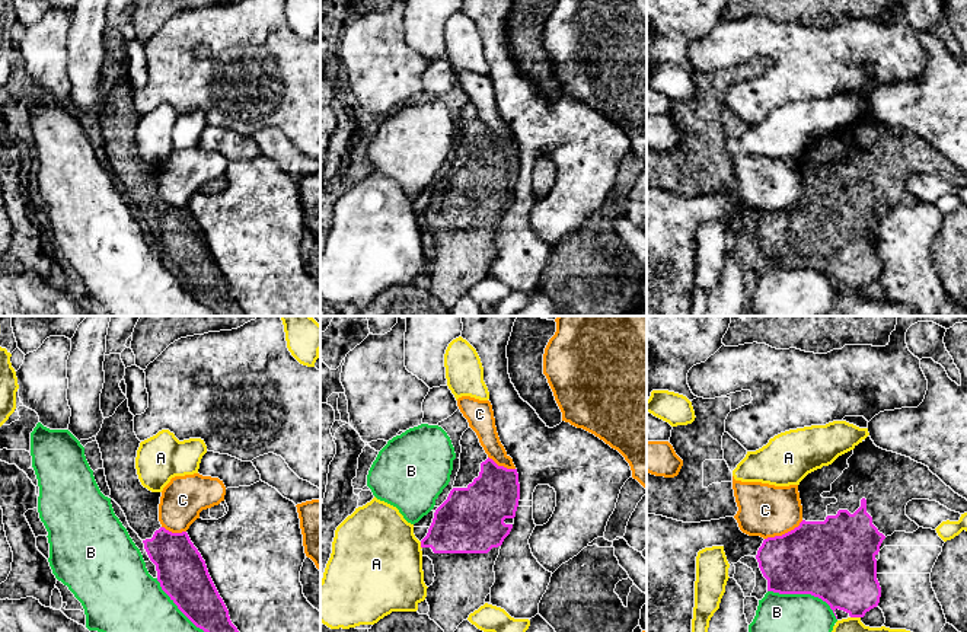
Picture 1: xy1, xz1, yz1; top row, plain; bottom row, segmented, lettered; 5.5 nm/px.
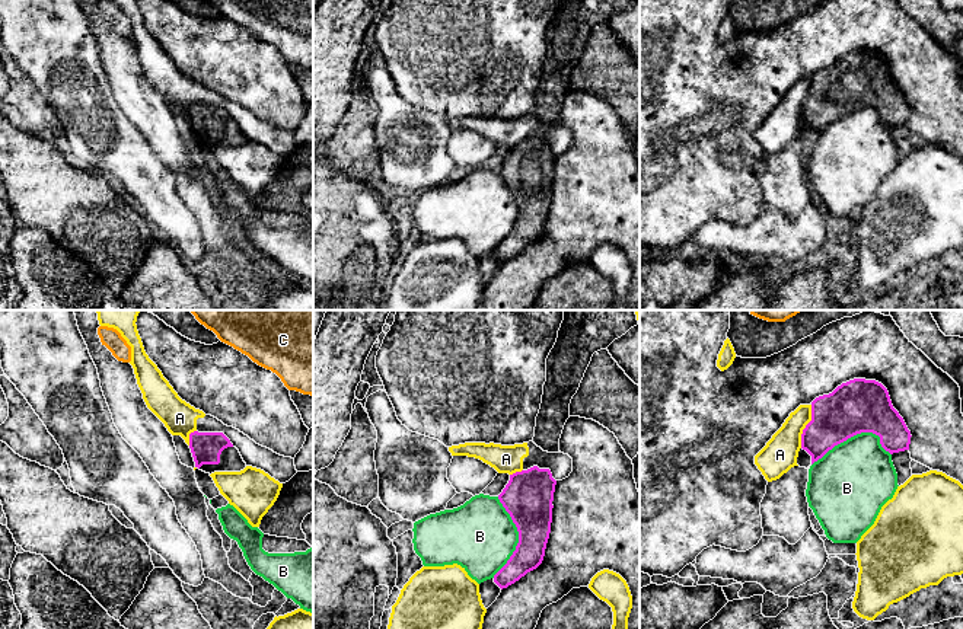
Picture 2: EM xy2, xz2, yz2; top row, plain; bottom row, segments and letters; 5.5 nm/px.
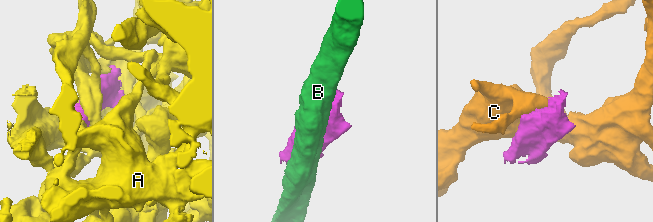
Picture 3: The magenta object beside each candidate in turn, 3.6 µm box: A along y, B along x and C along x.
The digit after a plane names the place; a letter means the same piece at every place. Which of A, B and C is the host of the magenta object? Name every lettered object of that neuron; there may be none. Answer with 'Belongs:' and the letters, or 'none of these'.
Belongs: none of these

